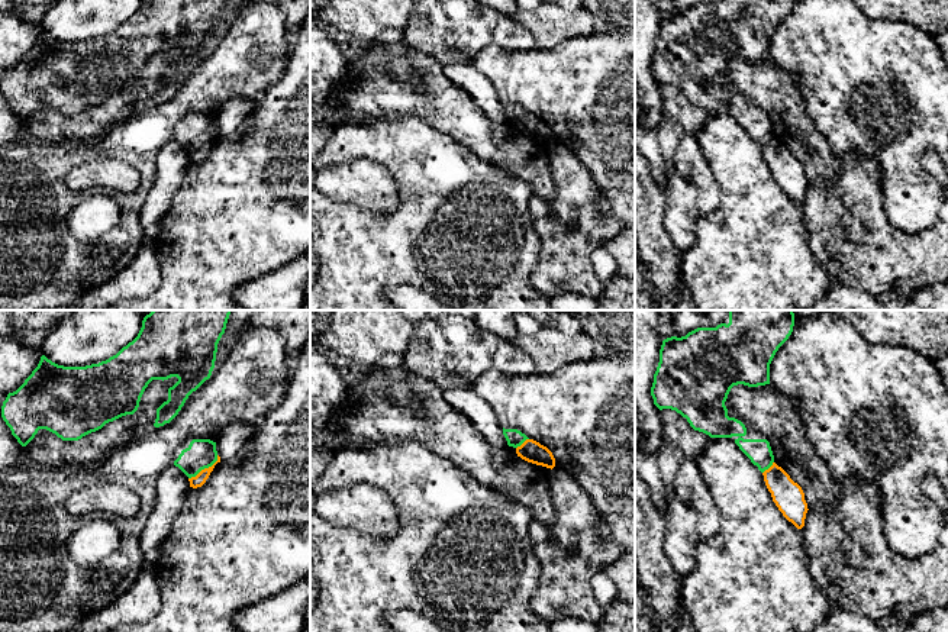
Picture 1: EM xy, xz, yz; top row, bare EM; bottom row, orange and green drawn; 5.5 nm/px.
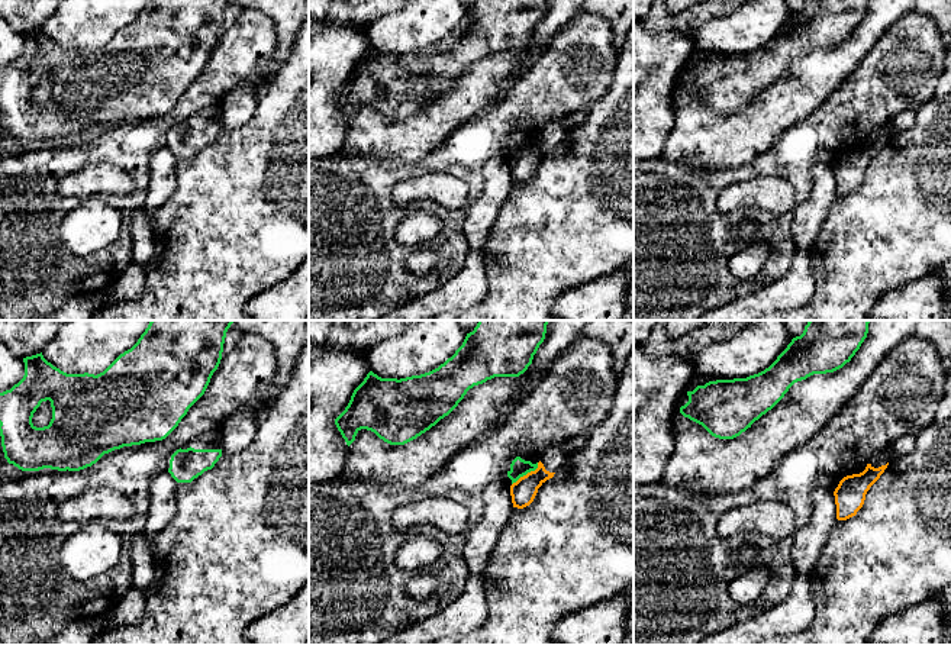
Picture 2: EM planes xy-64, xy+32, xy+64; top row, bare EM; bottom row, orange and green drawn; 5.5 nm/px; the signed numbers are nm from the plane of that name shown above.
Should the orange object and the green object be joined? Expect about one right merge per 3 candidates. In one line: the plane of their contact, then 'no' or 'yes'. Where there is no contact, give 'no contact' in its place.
meets orange in xy; no

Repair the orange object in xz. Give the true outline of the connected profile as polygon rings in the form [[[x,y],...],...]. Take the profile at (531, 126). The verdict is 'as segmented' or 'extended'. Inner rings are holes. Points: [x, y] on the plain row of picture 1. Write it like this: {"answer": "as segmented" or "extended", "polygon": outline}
{"answer": "as segmented", "polygon": [[[526,115],[520,122],[517,122],[516,129],[528,138],[542,141],[551,145],[555,142],[555,133],[552,128],[533,115]]]}

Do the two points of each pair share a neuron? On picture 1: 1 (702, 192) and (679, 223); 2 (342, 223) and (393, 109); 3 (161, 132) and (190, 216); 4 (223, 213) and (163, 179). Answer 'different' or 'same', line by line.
1: same
2: different
3: different
4: different

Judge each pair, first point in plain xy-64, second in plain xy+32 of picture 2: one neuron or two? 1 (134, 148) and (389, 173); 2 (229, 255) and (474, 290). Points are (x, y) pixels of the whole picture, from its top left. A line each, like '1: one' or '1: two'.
1: one
2: two

